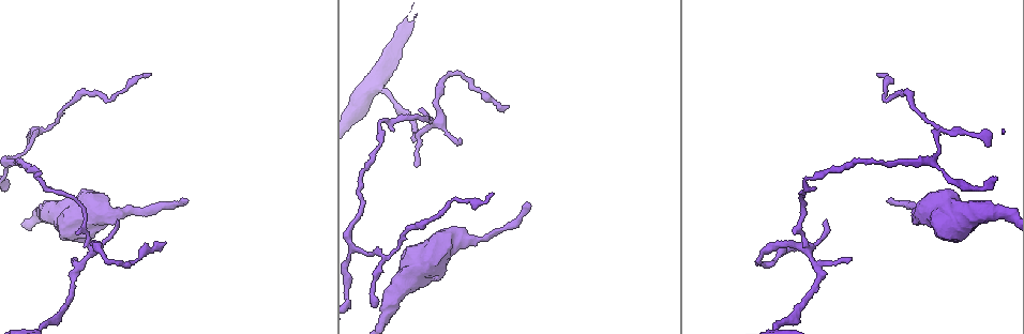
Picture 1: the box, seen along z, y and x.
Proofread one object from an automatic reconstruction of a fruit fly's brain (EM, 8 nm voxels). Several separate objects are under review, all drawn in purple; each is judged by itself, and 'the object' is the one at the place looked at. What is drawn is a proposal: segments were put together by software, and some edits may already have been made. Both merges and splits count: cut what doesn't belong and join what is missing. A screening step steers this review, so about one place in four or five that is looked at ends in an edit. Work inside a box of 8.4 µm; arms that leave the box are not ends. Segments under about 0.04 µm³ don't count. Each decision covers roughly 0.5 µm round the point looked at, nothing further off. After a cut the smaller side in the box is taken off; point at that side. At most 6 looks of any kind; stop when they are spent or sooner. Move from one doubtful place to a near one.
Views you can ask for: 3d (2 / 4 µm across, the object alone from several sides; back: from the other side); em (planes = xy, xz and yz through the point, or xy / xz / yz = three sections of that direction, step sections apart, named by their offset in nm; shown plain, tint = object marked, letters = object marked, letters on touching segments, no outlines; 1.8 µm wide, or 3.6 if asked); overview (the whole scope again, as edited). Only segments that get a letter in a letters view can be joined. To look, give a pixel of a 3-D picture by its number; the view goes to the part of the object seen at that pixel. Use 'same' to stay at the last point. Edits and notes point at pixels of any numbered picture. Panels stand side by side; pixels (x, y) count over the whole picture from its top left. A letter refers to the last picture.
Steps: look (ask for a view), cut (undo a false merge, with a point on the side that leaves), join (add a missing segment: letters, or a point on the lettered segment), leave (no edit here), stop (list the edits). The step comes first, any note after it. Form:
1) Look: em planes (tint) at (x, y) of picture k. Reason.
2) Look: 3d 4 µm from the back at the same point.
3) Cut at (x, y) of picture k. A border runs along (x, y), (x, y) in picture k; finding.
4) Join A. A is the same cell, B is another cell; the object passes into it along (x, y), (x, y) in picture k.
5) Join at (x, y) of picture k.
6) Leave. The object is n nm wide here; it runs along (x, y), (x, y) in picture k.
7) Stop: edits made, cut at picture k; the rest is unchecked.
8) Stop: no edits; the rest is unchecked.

Look: em xy step 16 (letters) at (166, 242) of picture 1. Tapers out.

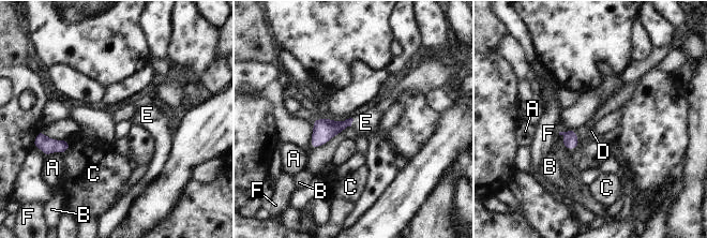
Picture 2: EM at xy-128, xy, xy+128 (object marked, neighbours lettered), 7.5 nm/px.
Join E. E is the same cell, A, B, C, D and F are other cells; the object passes into it along (325, 129), (351, 122), (365, 122) in picture 2; the neuron continues.

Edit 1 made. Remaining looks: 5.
Look: 3d 4 µm at (434, 123) of picture 1. Branch point.

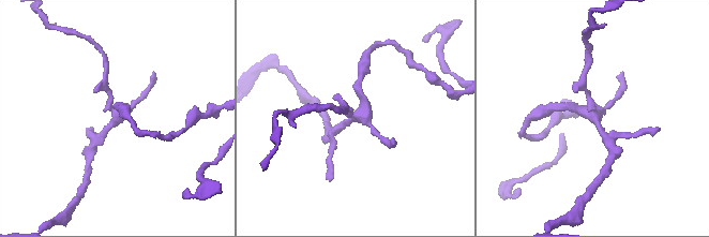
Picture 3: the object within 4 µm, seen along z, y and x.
Look: em planes (plain) at (592, 115) of picture 3.

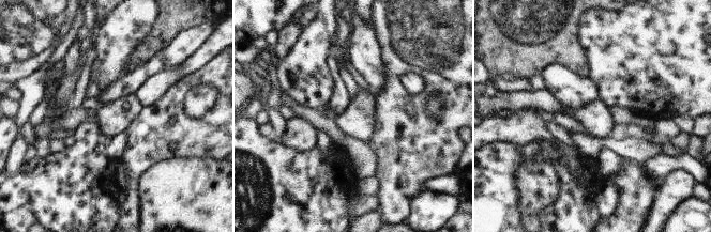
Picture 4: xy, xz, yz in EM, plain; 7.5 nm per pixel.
Look: em planes (letters) at the same point. What lies round it.

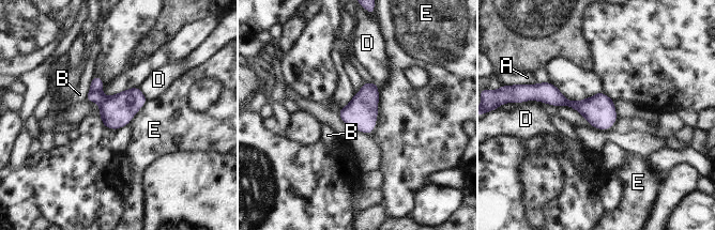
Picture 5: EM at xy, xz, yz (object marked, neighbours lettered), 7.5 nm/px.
Leave. A, B, D and E are other cells; it runs along (535, 95), (552, 95), (613, 117) in picture 5; all the same neuron.

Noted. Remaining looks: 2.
Stop: edits made, join at picture 2; the rest is unchecked.

